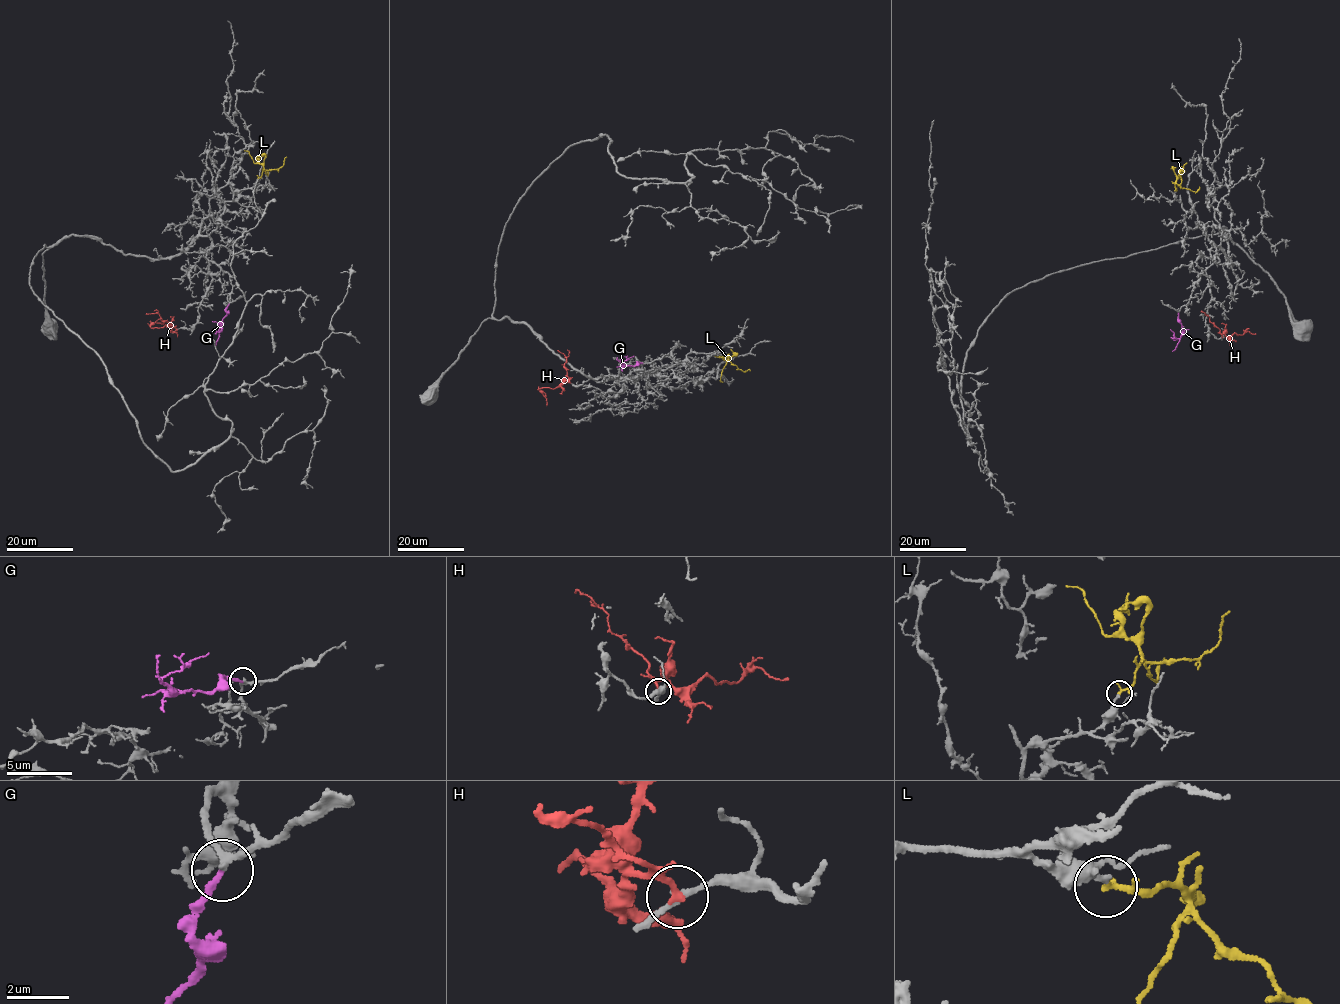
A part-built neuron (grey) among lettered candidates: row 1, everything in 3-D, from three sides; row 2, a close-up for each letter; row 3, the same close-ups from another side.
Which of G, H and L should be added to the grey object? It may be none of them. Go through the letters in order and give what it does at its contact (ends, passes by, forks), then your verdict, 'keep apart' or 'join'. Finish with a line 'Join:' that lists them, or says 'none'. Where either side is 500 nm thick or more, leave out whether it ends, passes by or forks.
G: it ends | join
H: it ends | keep apart
L: it ends | join
Join: G, L

